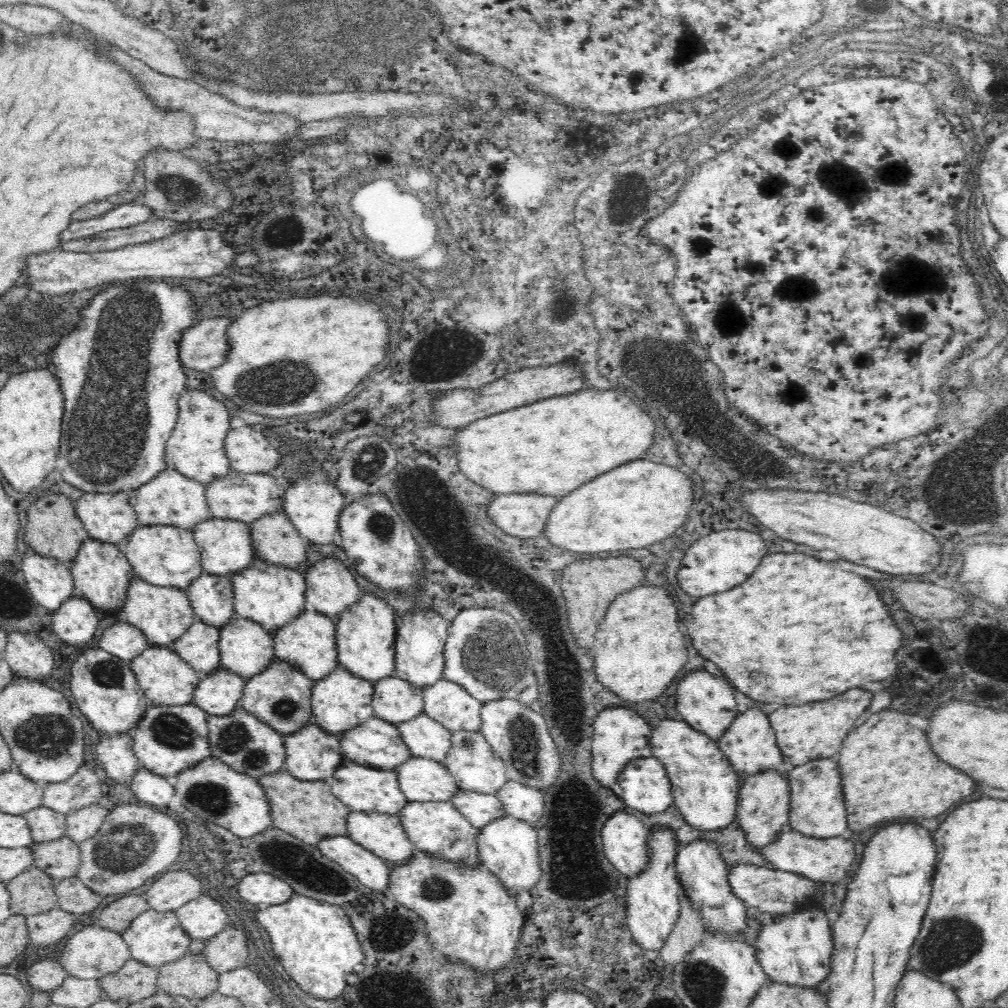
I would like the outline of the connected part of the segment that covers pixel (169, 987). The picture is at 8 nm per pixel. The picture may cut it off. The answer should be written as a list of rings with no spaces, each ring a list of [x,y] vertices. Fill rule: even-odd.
[[[189,953],[182,959],[169,963],[159,969],[160,975],[157,979],[157,993],[171,996],[184,996],[195,1002],[200,1002],[204,998],[211,996],[218,989],[219,975],[208,965],[204,954],[200,956]]]

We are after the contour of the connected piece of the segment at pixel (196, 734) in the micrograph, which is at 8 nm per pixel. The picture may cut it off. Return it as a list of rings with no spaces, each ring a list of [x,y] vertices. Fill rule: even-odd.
[[[194,702],[184,706],[149,706],[138,726],[132,730],[133,751],[150,772],[173,779],[190,766],[210,758],[207,712]]]

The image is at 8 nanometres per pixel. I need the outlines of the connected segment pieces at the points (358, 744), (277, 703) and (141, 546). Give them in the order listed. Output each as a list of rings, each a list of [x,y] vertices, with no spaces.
[[[372,716],[360,726],[344,732],[340,744],[342,745],[344,759],[351,760],[366,768],[395,771],[400,764],[404,764],[411,756],[411,750],[403,742],[398,727],[377,716]]]
[[[275,657],[272,664],[264,672],[246,680],[237,708],[247,710],[260,722],[266,723],[286,738],[288,734],[302,730],[306,724],[313,721],[311,705],[313,684],[314,681],[310,680],[304,673]]]
[[[138,526],[122,546],[134,577],[156,587],[172,587],[185,591],[203,572],[201,554],[193,531],[177,526]]]

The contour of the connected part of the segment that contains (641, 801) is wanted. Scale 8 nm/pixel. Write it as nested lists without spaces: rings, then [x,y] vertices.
[[[654,755],[634,758],[618,776],[623,806],[658,814],[673,804],[672,785],[666,767]]]

